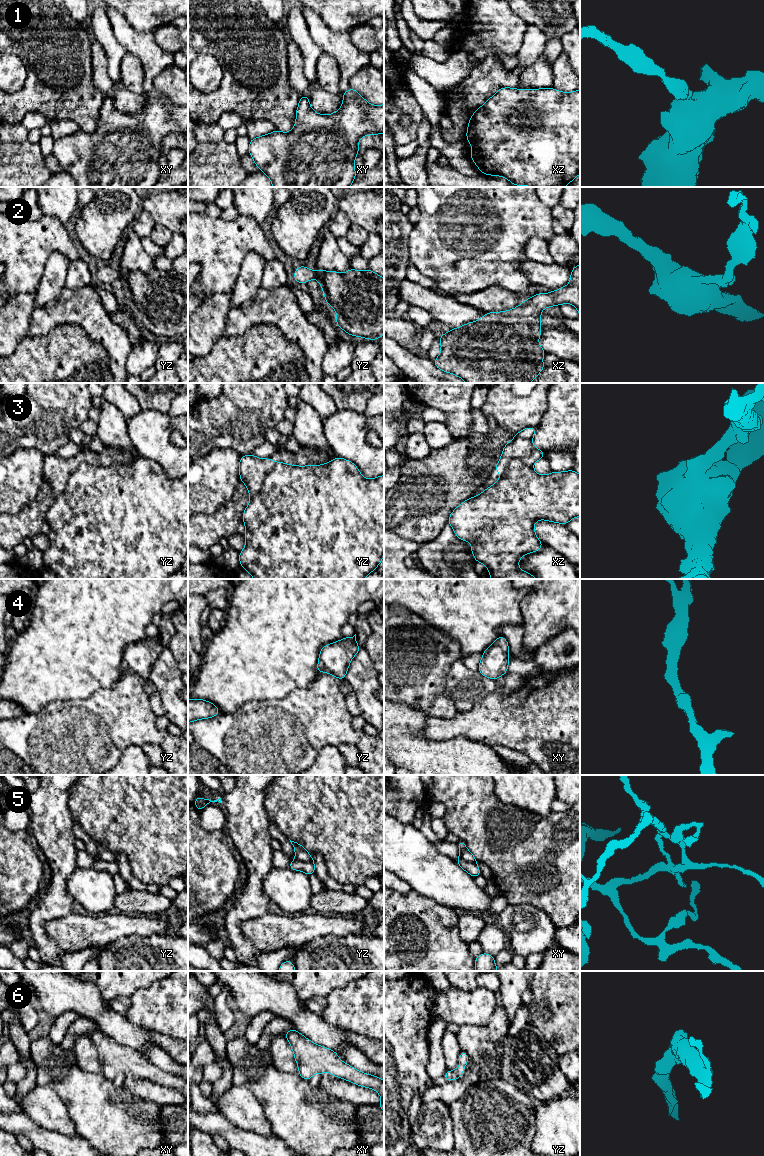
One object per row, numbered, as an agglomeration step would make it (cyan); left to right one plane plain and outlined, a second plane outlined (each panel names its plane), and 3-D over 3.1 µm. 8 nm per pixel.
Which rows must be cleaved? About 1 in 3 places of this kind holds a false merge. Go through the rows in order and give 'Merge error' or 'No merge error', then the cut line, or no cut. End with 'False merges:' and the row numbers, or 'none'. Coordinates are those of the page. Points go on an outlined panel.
1: No merge error. No split
2: No merge error. No split
3: Merge error. Split along yz (276, 464), (263, 482), (262, 489), (251, 497)
4: No merge error. No split
5: Merge error. Split along yz (296, 858), (302, 861), (313, 861)
6: No merge error. No split
False merges: 3, 5

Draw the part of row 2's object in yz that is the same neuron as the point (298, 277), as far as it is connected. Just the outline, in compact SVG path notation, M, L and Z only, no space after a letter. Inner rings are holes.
M303 264L294 270L300 285L316 278L338 317L337 326L350 336L377 340L384 334L384 279L369 268L344 273L309 270Z

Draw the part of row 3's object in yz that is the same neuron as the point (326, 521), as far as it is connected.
M337 457L324 465L296 466L280 461L266 477L260 493L257 496L251 497L248 506L244 510L242 518L243 523L246 526L246 533L244 534L246 546L239 553L240 566L245 568L254 579L364 579L369 573L376 569L376 567L381 563L382 557L384 556L384 475L368 480L361 475L355 464L340 457Z

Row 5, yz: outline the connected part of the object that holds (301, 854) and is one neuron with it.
M289 839L290 840L290 839ZM291 841L291 844L293 845L294 847L294 851L295 851L295 854L296 854L296 859L298 860L302 860L302 861L305 861L305 862L308 862L308 861L314 861L310 855L309 852L307 852L303 847L302 847L302 844L301 843L297 843L297 842L294 842L294 841Z

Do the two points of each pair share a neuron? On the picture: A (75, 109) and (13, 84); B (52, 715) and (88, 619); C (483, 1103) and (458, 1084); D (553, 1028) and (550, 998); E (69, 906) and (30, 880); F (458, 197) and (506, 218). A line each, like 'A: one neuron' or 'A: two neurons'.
A: two neurons
B: two neurons
C: two neurons
D: one neuron
E: two neurons
F: one neuron

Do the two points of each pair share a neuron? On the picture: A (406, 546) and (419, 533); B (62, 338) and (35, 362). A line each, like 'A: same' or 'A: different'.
A: different
B: same

